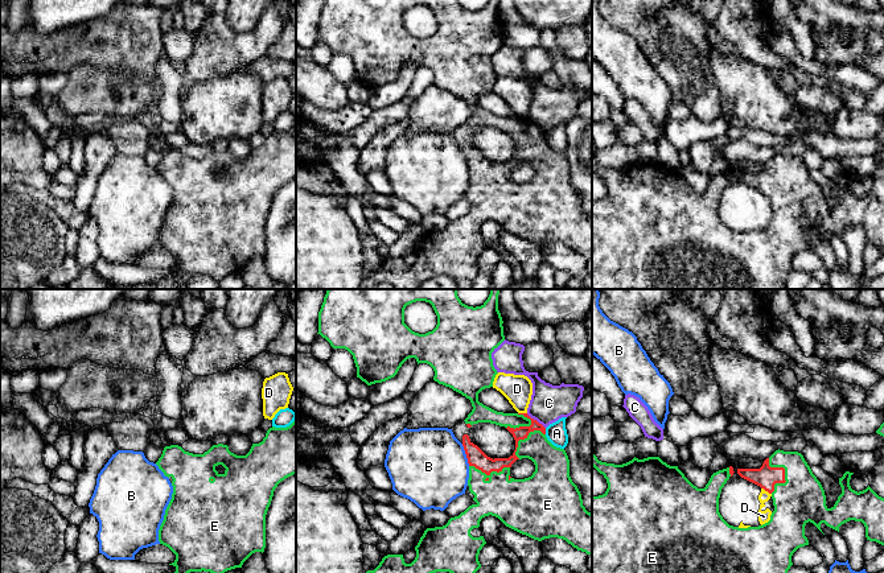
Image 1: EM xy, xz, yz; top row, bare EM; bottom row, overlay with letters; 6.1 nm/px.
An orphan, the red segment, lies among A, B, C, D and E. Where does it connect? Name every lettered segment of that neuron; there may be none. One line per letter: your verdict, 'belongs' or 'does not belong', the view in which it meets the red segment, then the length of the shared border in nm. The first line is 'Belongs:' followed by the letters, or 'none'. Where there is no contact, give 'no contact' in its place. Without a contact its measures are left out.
Belongs: E
A: does not belong | xz | 40 nm
B: does not belong | xz | 140 nm
C: does not belong | xz | 150 nm
D: does not belong | yz | 80 nm
E: belongs | yz | 220 nm

